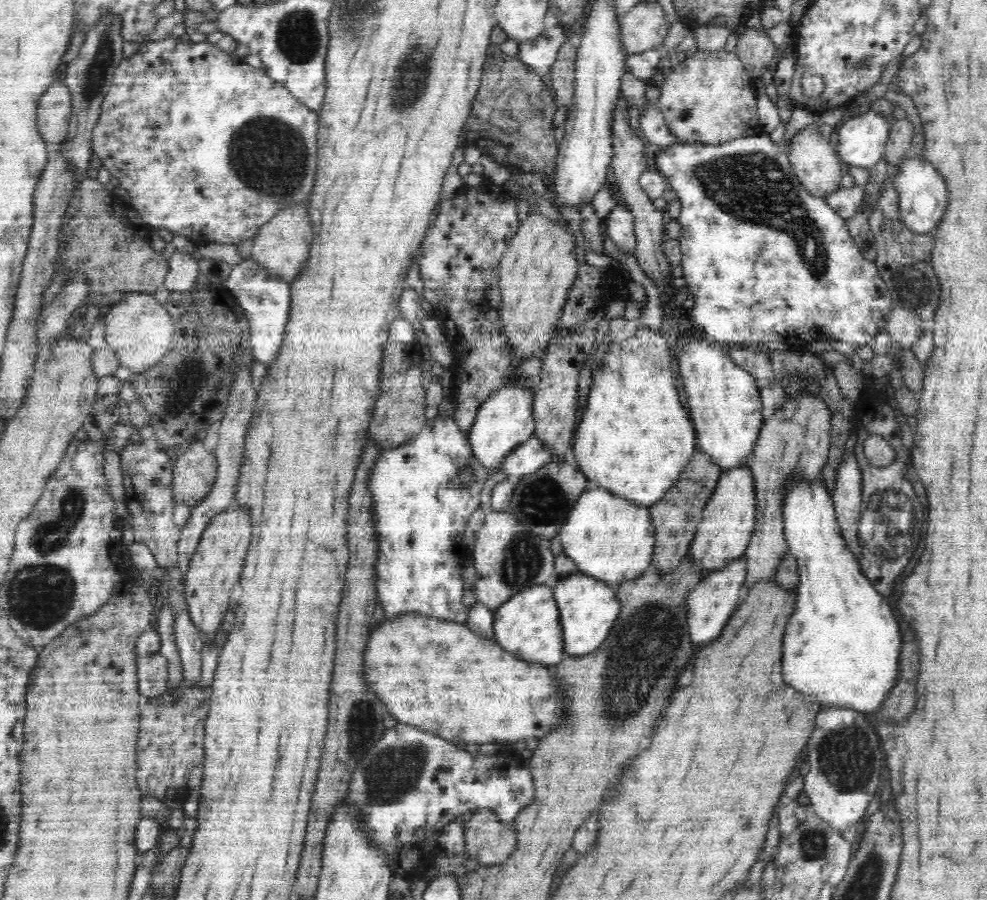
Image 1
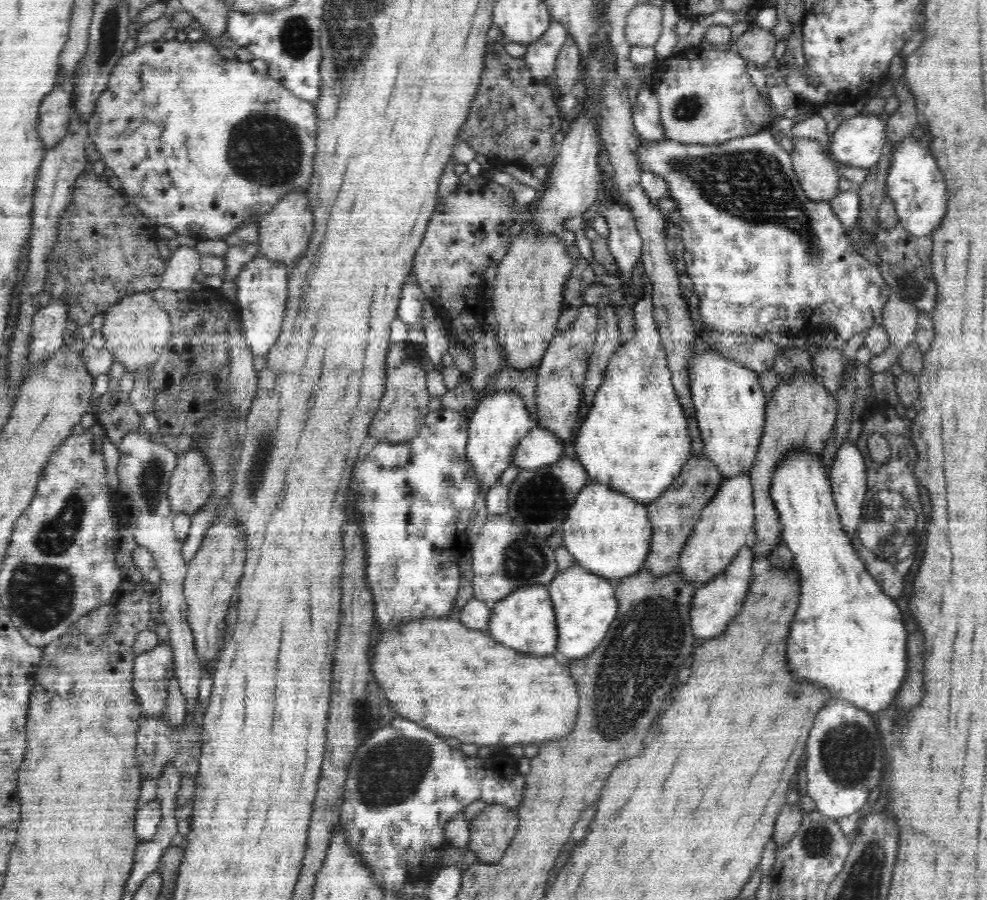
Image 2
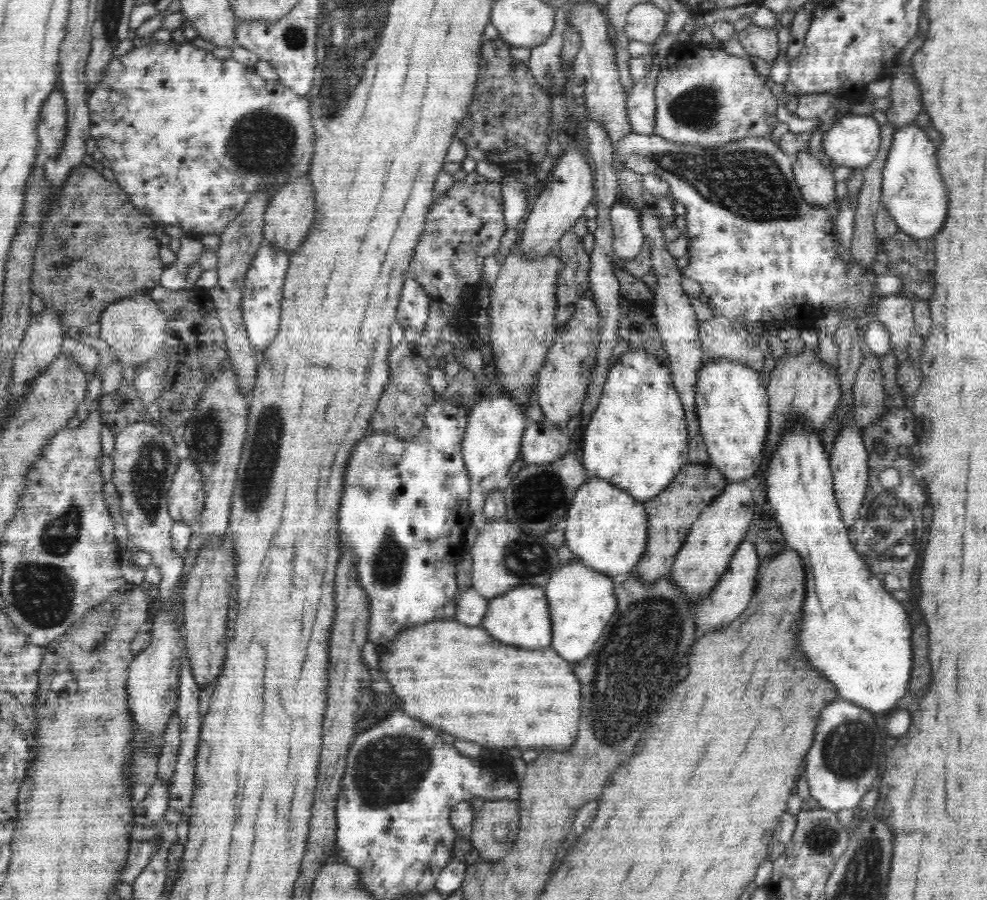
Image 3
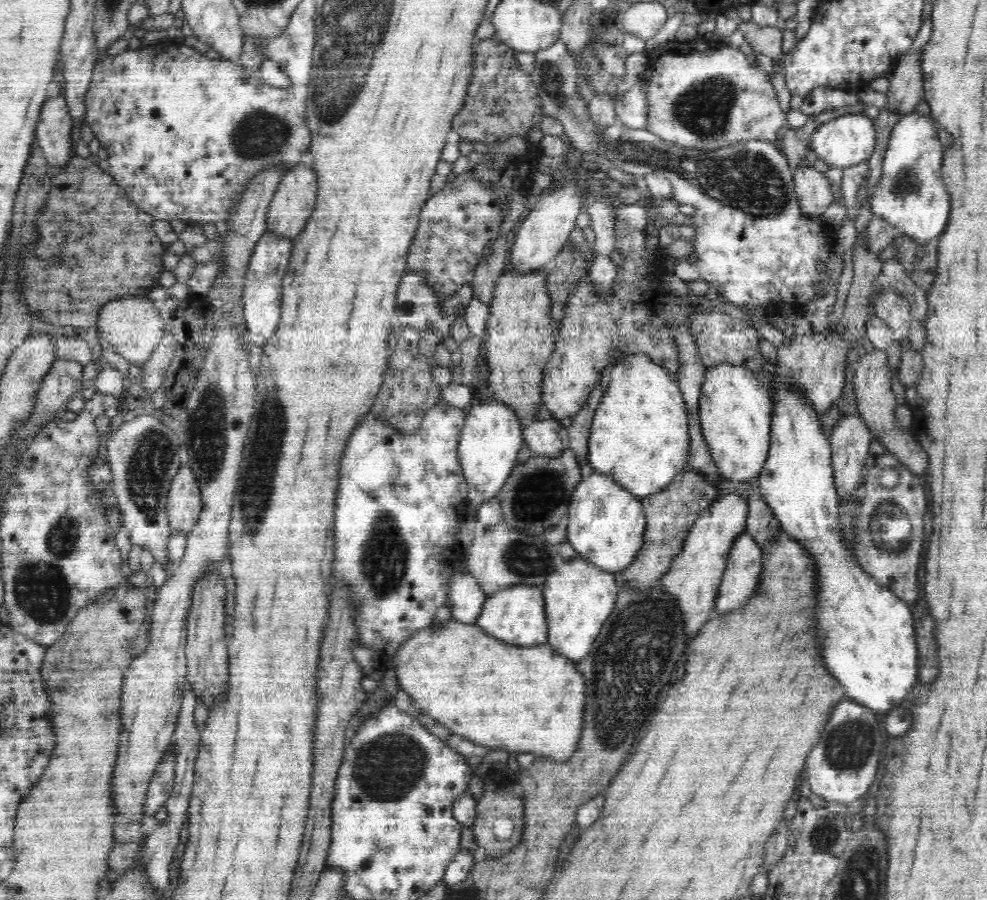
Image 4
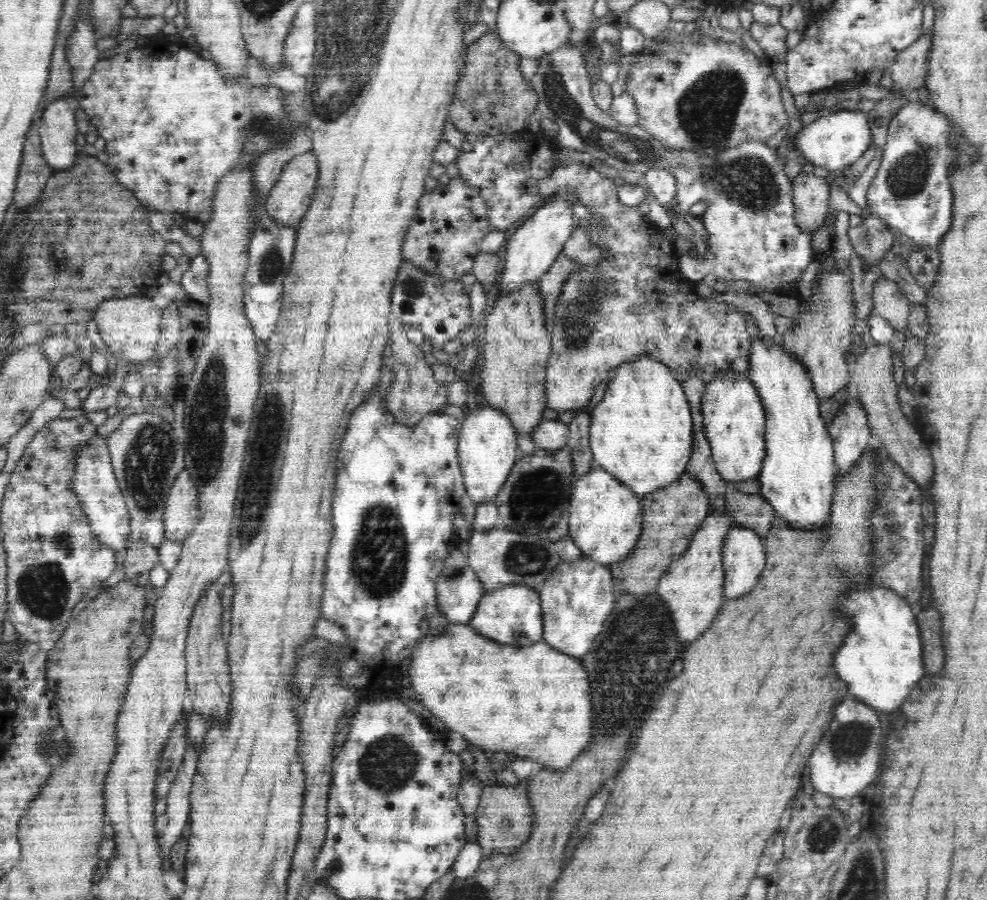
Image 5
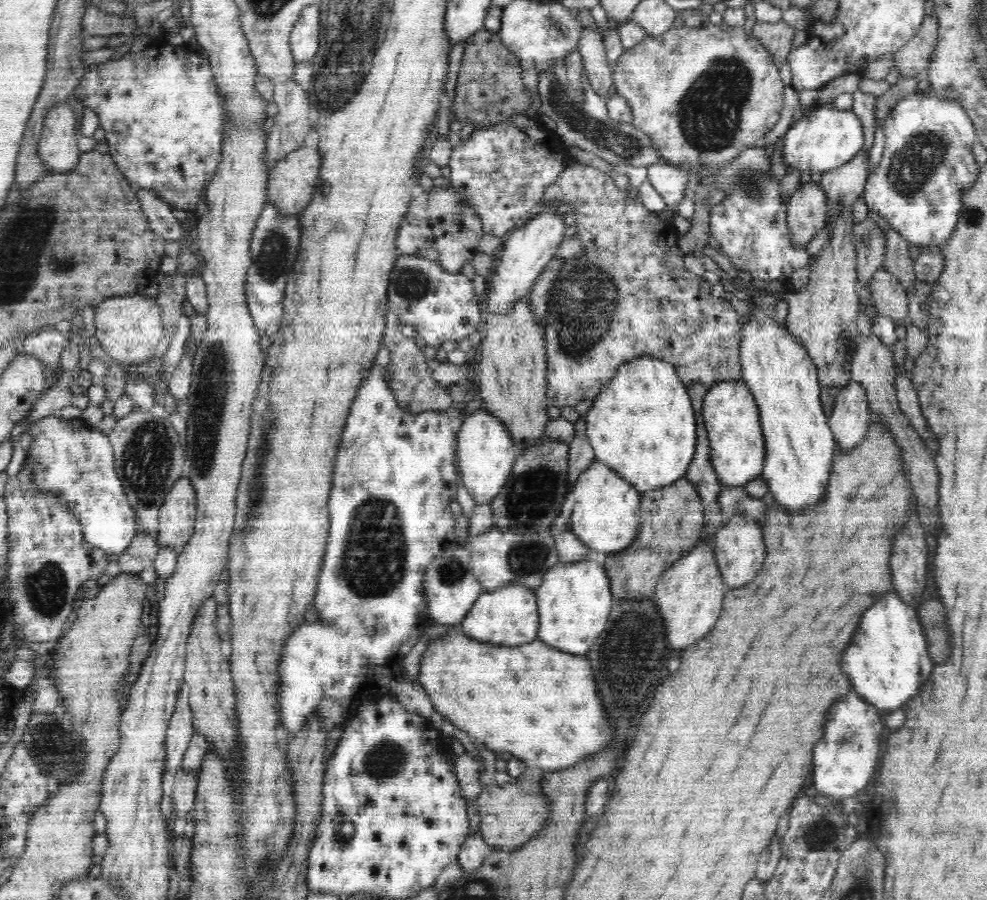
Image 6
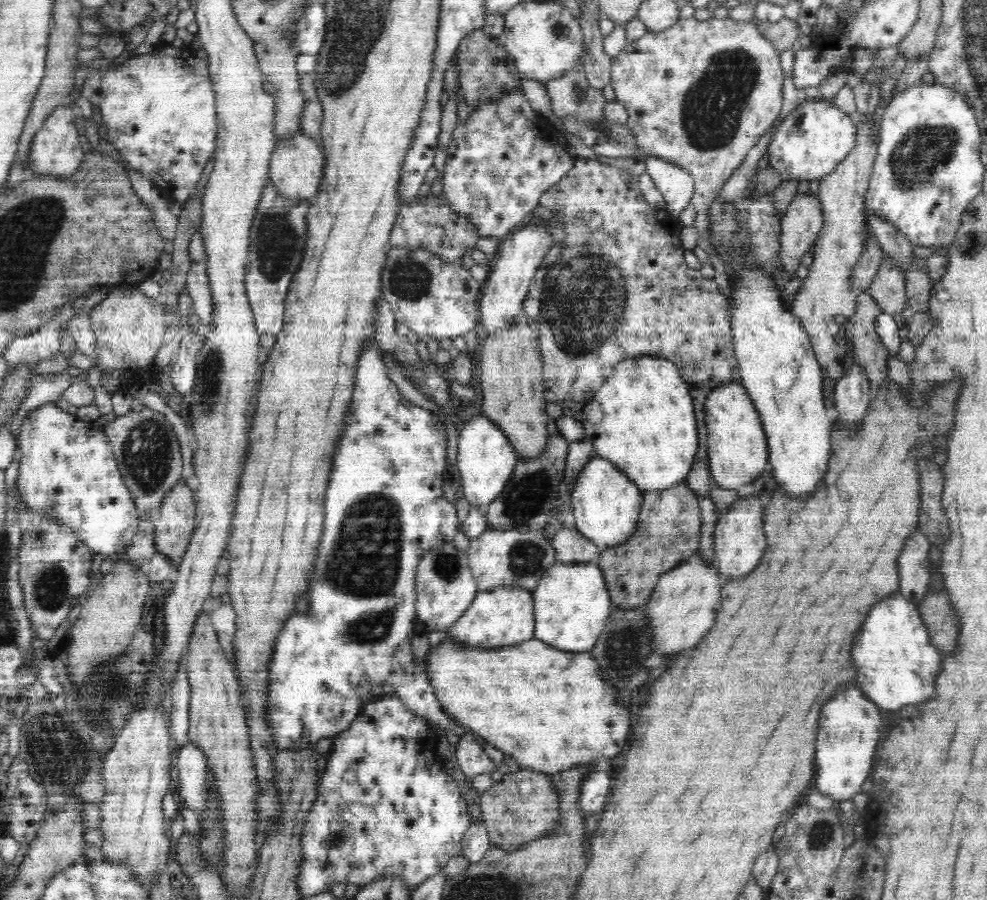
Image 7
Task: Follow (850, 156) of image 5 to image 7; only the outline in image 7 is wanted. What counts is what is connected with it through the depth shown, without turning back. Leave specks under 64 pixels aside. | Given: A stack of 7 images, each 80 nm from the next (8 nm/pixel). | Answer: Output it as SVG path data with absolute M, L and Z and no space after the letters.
M823 97L818 102L800 104L794 112L790 112L786 120L782 121L784 124L776 130L774 140L770 143L770 167L777 170L782 180L798 180L798 182L804 179L822 180L827 174L832 173L854 148L854 122L850 121L850 115L844 113L836 105L832 106L830 101Z

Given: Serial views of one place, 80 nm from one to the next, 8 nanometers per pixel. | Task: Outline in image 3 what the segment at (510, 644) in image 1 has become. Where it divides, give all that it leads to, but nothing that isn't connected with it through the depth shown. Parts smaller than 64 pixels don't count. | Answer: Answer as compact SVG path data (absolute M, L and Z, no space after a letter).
M516 586L490 599L482 620L482 628L502 644L526 650L552 647L550 607L546 600L545 586Z

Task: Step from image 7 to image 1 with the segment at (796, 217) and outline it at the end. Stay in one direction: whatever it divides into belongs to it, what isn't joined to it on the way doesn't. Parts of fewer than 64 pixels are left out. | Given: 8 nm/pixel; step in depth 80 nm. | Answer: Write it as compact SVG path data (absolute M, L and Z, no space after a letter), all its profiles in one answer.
M806 125L800 129L790 140L788 144L788 157L792 168L798 177L798 180L804 185L804 188L816 197L824 198L825 194L838 190L841 186L841 180L844 175L844 165L838 159L834 147L830 145L830 138L824 137L818 133L816 125Z

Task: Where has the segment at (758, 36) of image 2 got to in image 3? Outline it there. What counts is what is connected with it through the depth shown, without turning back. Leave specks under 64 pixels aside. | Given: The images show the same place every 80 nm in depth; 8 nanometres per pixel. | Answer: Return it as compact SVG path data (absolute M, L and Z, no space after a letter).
M750 24L738 34L738 40L750 57L773 62L779 53L778 31L779 27L763 28Z

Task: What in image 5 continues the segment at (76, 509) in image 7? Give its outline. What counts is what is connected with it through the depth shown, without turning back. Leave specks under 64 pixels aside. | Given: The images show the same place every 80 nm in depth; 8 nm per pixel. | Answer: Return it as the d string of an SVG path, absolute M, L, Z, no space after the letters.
M96 434L92 440L82 444L78 458L76 458L76 474L72 481L78 504L82 505L82 512L90 519L90 529L92 529L94 539L115 551L124 551L130 542L129 510L113 471L107 439Z

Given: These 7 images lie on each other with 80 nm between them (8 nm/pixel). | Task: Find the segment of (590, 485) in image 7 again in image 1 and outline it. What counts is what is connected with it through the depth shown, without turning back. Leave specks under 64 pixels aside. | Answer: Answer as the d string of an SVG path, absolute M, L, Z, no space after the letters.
M604 488L584 490L559 534L562 553L577 564L578 570L610 585L640 578L651 565L655 534L648 507Z

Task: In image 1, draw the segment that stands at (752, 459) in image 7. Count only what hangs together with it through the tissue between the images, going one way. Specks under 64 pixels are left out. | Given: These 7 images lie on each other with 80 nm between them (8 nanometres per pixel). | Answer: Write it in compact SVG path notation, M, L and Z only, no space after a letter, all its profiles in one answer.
M711 339L709 342L688 342L684 344L684 348L679 349L680 352L675 356L678 359L683 388L687 393L687 406L693 422L698 450L710 455L712 462L722 472L736 469L737 466L750 466L753 448L765 418L760 402L760 389L756 385L753 374L738 366L730 355Z

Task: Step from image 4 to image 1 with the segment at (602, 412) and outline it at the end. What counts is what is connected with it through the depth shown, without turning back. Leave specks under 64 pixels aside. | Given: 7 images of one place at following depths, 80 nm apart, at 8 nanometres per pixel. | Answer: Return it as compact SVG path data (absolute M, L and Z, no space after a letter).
M640 326L636 331L636 334L632 338L626 338L623 342L618 344L612 344L608 348L608 352L602 356L601 364L593 370L593 381L590 386L590 391L587 397L587 407L582 413L580 423L575 428L573 452L577 461L577 466L585 474L588 480L587 489L604 488L626 500L630 500L633 503L650 507L656 504L660 498L664 498L664 495L670 488L674 487L676 481L681 480L688 462L692 455L698 450L697 439L695 438L695 430L693 422L688 417L686 409L682 406L680 401L680 395L678 395L678 387L674 382L674 371L672 371L672 351L668 347L667 339L663 337L659 332L652 331L648 326Z

